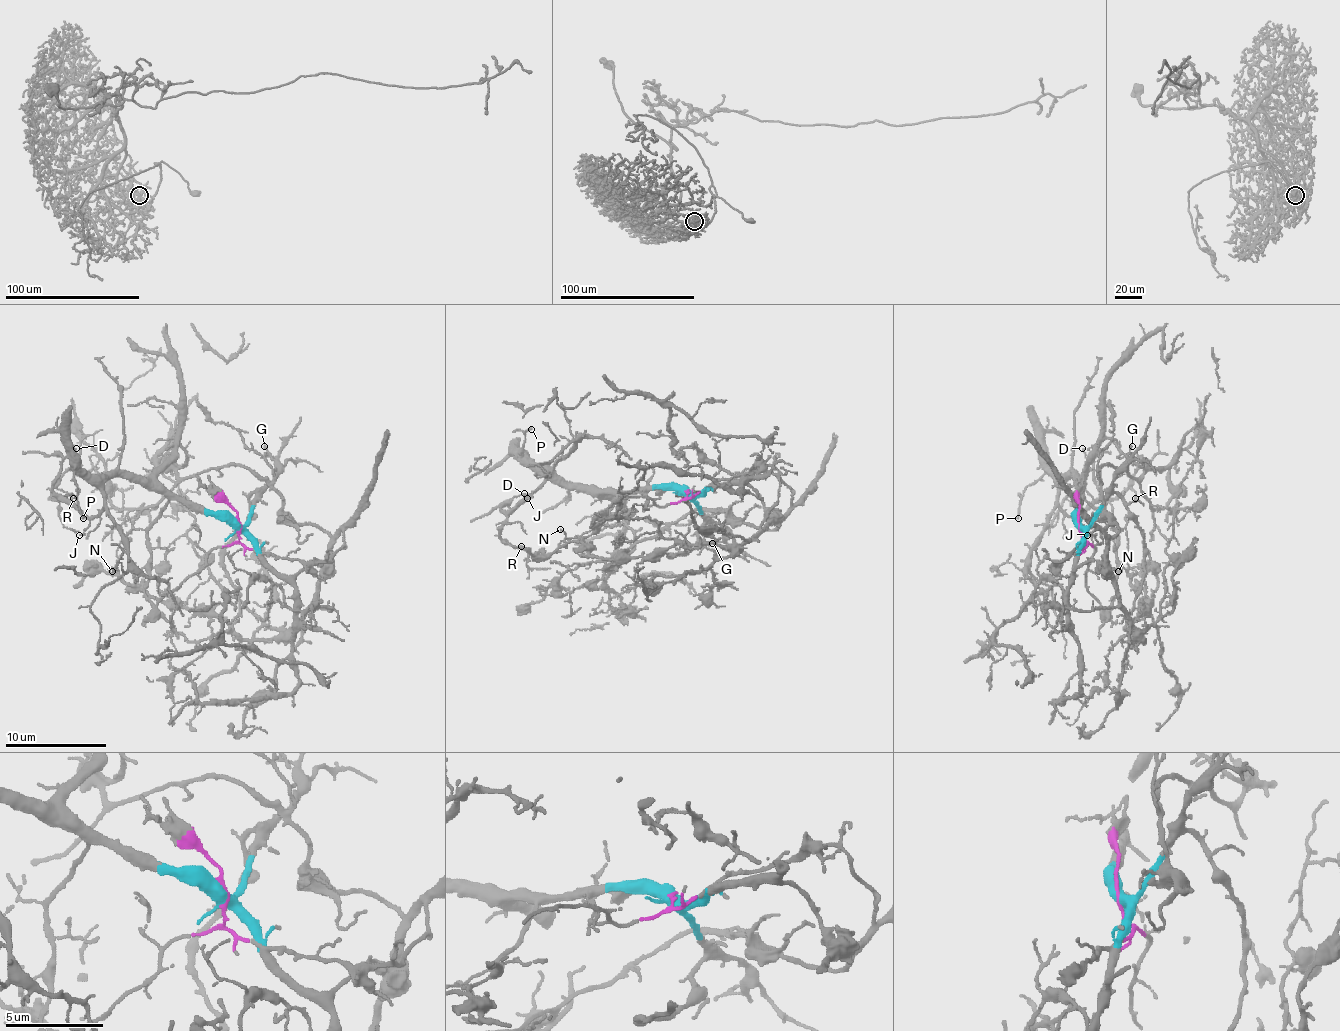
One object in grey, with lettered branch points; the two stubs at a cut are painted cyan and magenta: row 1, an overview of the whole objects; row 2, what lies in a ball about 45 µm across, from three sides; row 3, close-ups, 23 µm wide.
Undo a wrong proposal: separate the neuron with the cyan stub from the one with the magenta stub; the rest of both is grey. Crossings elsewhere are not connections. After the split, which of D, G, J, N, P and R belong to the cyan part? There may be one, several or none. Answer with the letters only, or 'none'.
D, G, J, N, P, R

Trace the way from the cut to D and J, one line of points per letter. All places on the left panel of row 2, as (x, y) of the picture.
D: (238, 524), (195, 514), (112, 476), (104, 483), (104, 506), (89, 516), (53, 491), (59, 468), (76, 448)
J: (238, 524), (195, 514), (180, 501), (112, 476), (104, 483), (104, 506), (79, 534)

